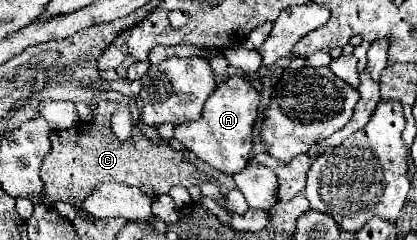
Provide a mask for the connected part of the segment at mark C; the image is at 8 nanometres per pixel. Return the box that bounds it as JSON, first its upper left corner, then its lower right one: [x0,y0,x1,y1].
[41,101,213,203]

